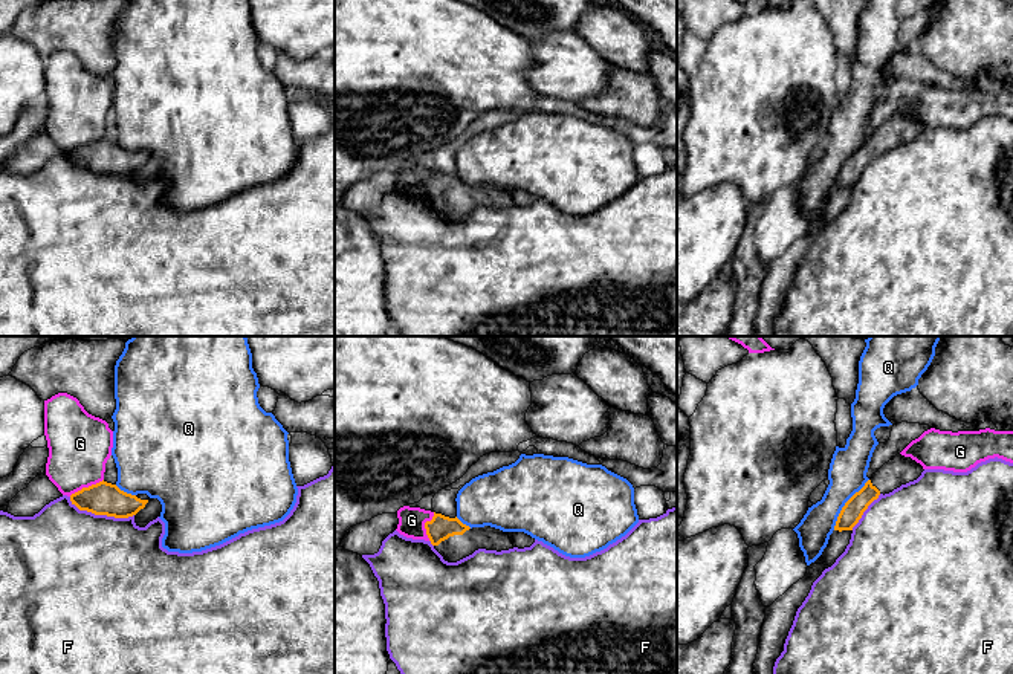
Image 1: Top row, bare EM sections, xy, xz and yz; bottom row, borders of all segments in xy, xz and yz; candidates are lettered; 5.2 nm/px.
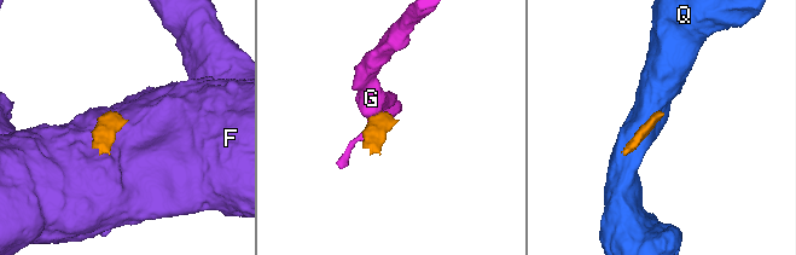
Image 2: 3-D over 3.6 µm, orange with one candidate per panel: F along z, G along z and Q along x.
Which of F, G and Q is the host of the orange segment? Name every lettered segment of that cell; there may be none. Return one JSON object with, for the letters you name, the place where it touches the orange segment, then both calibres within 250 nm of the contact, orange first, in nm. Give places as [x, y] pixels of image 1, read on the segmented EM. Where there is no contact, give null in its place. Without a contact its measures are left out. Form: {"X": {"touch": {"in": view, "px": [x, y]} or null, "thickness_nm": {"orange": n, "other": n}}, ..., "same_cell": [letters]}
{"same_cell": []}

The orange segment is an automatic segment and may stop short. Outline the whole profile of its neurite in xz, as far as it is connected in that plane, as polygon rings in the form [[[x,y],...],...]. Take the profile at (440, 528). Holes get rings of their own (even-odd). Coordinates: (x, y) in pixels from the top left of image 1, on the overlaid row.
[[[434,512],[432,520],[425,523],[425,529],[434,549],[448,562],[457,562],[478,549],[497,552],[513,549],[507,532],[490,526],[471,529],[457,517],[449,518]]]

